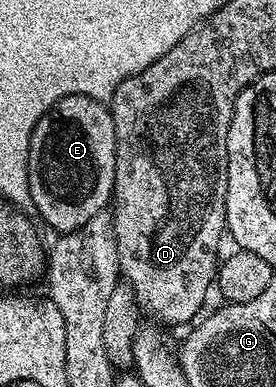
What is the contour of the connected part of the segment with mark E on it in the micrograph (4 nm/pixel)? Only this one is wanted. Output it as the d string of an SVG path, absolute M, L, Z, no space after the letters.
M86 95L63 97L37 122L29 142L29 203L47 226L54 227L54 232L79 229L110 206L115 185L116 147L115 121L110 108L100 99Z

